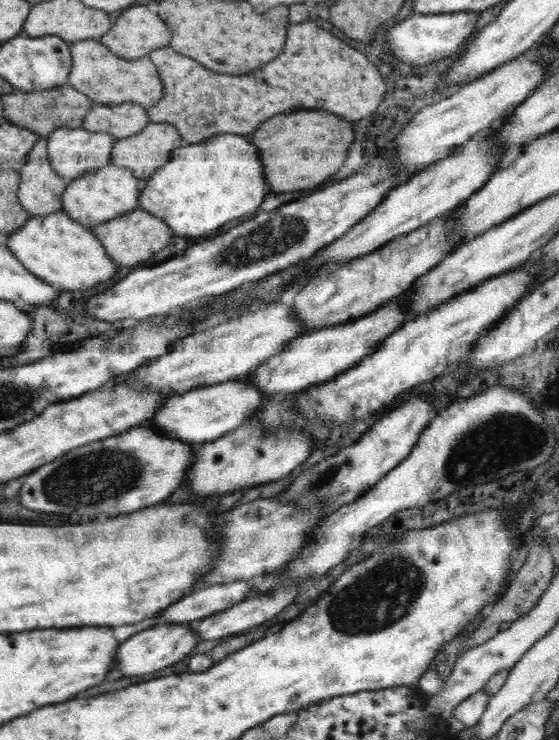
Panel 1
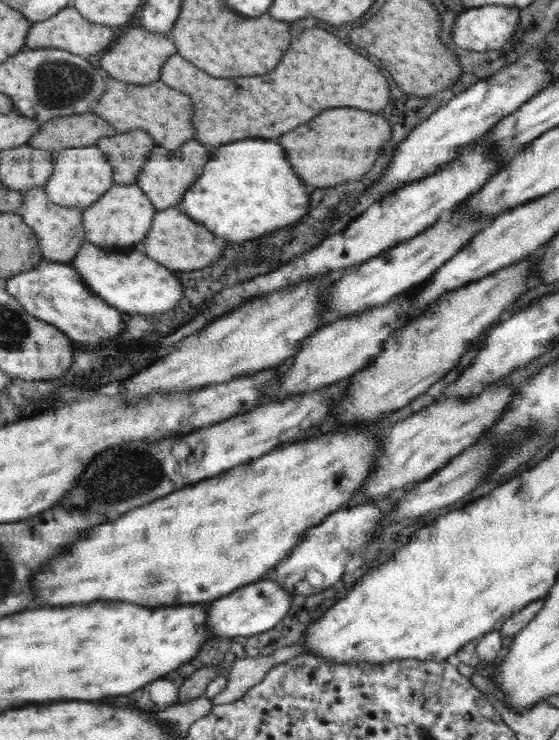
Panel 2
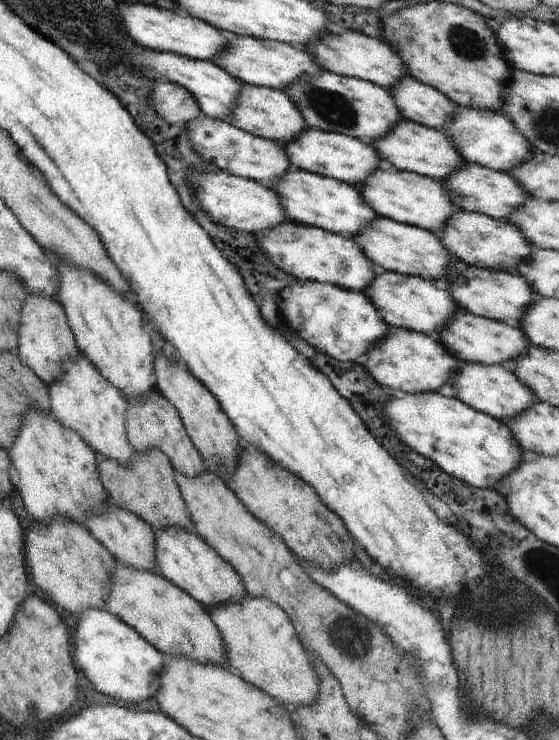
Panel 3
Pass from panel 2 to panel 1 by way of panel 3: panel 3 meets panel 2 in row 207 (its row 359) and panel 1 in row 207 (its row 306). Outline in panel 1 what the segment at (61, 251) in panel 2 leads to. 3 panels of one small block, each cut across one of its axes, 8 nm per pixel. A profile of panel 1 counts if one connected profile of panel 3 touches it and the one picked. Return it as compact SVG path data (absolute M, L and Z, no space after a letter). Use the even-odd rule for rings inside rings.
M46 137L36 141L19 176L17 198L30 217L63 210L61 197L68 182L56 175L49 163Z

